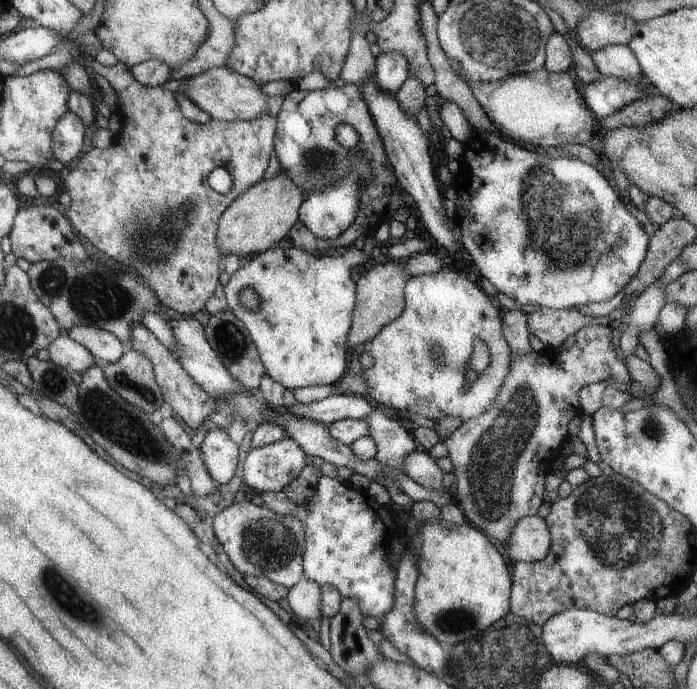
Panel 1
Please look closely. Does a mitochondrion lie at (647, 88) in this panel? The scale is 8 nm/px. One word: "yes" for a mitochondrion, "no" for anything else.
no

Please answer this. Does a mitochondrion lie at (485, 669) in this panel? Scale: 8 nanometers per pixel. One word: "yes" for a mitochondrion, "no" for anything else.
yes

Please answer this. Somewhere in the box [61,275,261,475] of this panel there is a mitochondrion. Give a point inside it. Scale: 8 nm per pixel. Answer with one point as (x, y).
(131, 430)

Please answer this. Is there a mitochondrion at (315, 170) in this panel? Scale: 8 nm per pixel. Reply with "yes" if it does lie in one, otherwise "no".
yes

